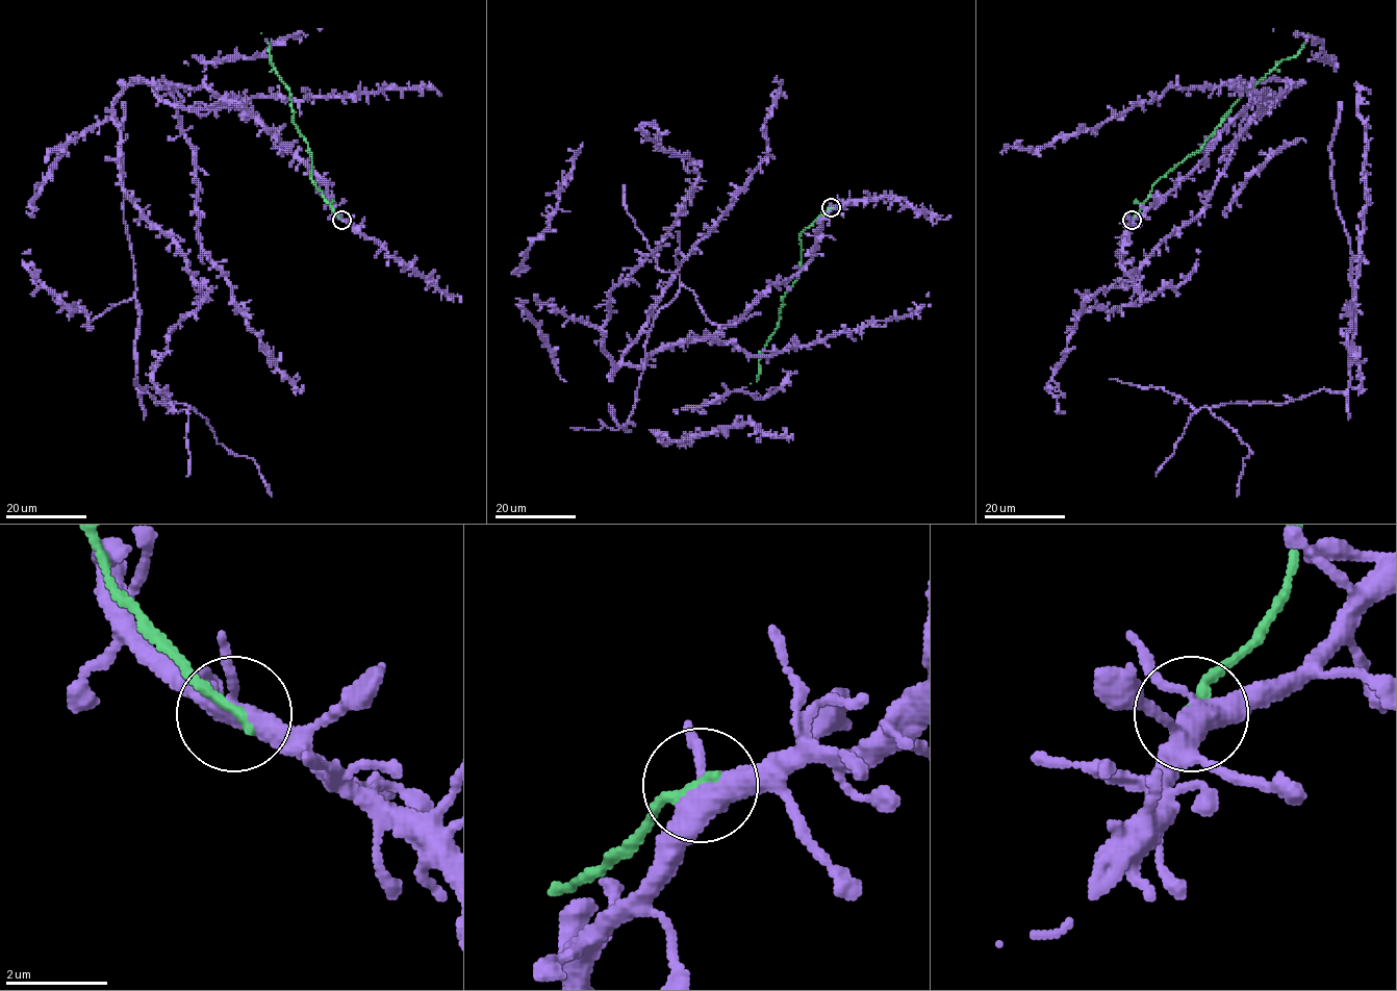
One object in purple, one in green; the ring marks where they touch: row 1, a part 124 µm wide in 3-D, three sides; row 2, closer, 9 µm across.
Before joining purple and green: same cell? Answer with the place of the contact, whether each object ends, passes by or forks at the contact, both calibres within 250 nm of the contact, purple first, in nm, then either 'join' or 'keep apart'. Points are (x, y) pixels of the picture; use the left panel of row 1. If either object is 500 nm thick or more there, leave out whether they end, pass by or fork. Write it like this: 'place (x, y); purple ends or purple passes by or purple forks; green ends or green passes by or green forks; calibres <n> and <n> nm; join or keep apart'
place (341, 220); purple forks; green ends; calibres 380 and 220 nm; keep apart

